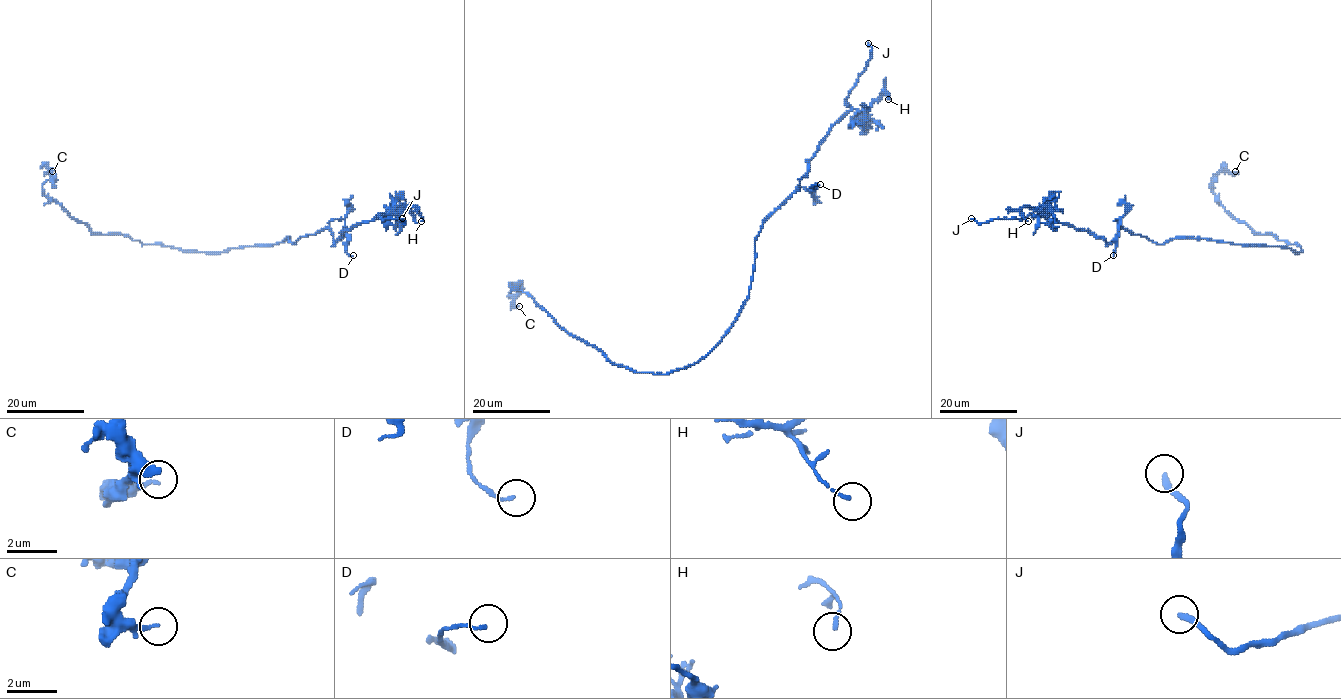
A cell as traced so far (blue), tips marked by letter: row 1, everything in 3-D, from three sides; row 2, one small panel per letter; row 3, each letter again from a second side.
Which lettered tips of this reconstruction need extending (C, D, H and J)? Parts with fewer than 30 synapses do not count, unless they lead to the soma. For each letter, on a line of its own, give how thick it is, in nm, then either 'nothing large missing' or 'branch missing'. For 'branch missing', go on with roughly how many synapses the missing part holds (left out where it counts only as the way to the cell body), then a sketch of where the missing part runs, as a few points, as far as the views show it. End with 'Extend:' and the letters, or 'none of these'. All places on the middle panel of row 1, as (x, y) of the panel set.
C: 160 nm | nothing large missing
D: 100 nm | nothing large missing
H: 110 nm | nothing large missing
J: 240 nm | branch missing
Extend: J

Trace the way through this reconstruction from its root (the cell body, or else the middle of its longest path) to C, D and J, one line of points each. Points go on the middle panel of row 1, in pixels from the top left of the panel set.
C: (737, 316), (699, 360), (653, 374), (612, 363), (509, 283), (518, 288), (513, 304), (519, 306)
D: (737, 316), (748, 295), (755, 240), (761, 225), (797, 187), (805, 187), (811, 192), (814, 185), (820, 184)
J: (737, 316), (748, 295), (761, 225), (799, 188), (820, 142), (851, 108), (846, 97), (866, 66), (868, 43)

